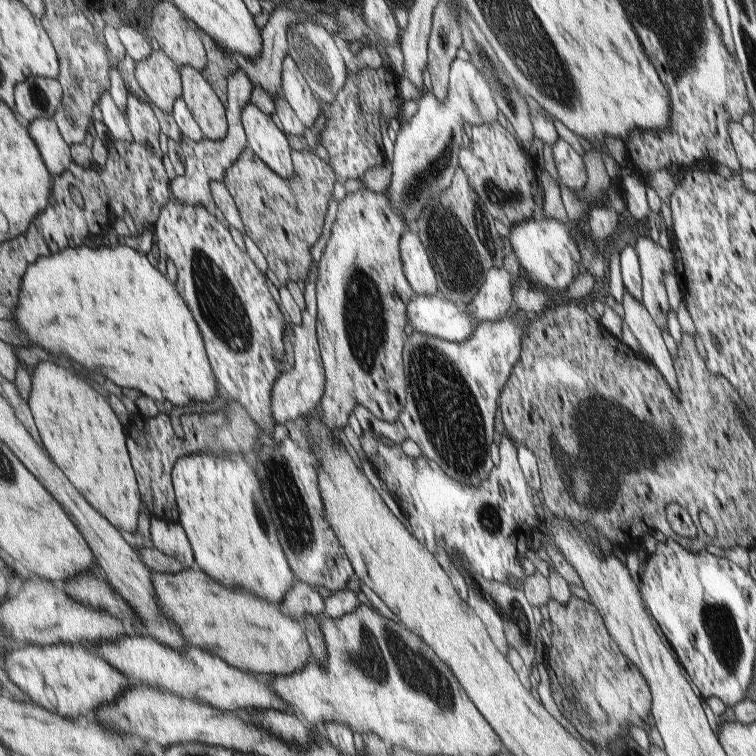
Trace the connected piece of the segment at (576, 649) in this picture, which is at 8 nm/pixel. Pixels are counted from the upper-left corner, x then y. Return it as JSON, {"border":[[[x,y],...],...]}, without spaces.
{"border":[[[572,595],[568,604],[560,604],[558,600],[551,598],[547,607],[552,629],[551,644],[546,649],[551,666],[547,672],[552,696],[561,714],[566,714],[563,716],[574,726],[577,734],[591,744],[592,748],[599,745],[610,754],[608,744],[612,740],[632,738],[628,732],[630,726],[644,728],[644,721],[649,718],[653,707],[652,690],[641,669],[621,651],[620,645],[608,631],[601,613],[591,602]]]}

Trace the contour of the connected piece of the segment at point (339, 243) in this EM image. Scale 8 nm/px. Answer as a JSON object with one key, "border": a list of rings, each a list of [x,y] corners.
{"border":[[[363,188],[361,192],[346,193],[346,198],[342,202],[338,202],[336,220],[334,220],[334,226],[332,226],[332,232],[330,232],[330,240],[326,244],[326,249],[322,252],[322,258],[318,260],[315,280],[316,300],[318,302],[316,328],[320,332],[322,353],[324,355],[322,360],[326,372],[326,388],[324,388],[324,394],[322,394],[322,400],[320,400],[316,414],[326,426],[335,428],[338,431],[350,424],[350,416],[354,416],[356,404],[368,408],[376,418],[390,423],[398,421],[400,412],[406,408],[407,380],[405,370],[402,370],[402,336],[404,336],[404,328],[406,328],[406,322],[409,319],[409,316],[406,316],[406,306],[409,306],[408,300],[412,298],[412,294],[415,294],[415,292],[412,292],[412,288],[410,288],[410,284],[408,284],[408,280],[404,276],[402,262],[400,262],[399,242],[402,234],[409,228],[409,226],[406,226],[406,220],[394,210],[394,205],[387,192],[380,194],[380,192],[372,192],[368,188]]]}

